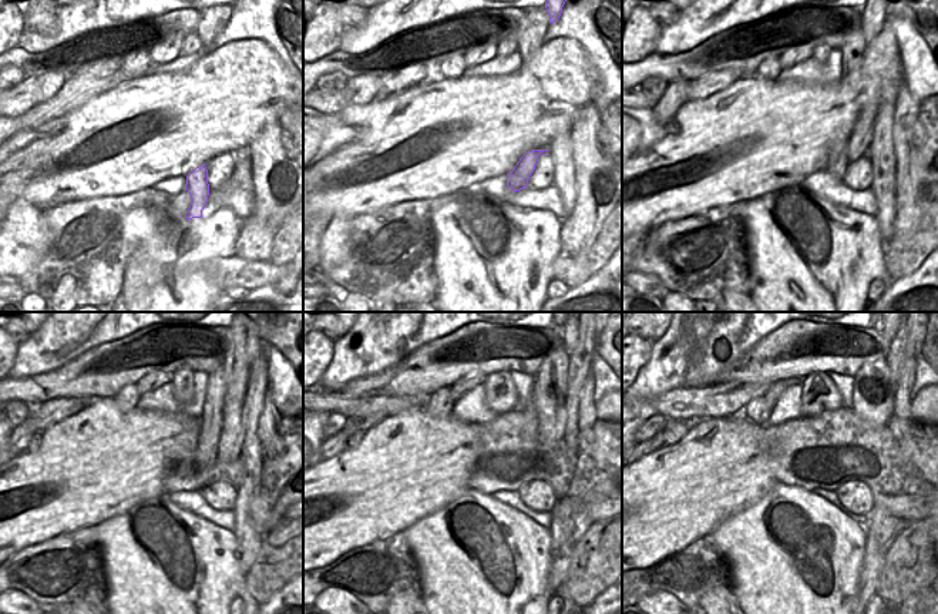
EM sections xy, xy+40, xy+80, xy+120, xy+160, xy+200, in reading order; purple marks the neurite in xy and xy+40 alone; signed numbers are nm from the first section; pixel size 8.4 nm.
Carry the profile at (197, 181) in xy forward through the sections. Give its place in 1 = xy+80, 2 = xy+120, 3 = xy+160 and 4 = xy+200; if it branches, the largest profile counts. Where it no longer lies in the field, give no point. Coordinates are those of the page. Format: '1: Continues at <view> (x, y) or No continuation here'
1: Continues at xy+80 (863, 131)
2: Continues at xy+120 (236, 366)
3: Continues at xy+160 (551, 381)
4: Continues at xy+200 (873, 389)

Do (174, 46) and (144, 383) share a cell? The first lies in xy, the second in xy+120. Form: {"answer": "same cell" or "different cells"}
{"answer": "same cell"}

